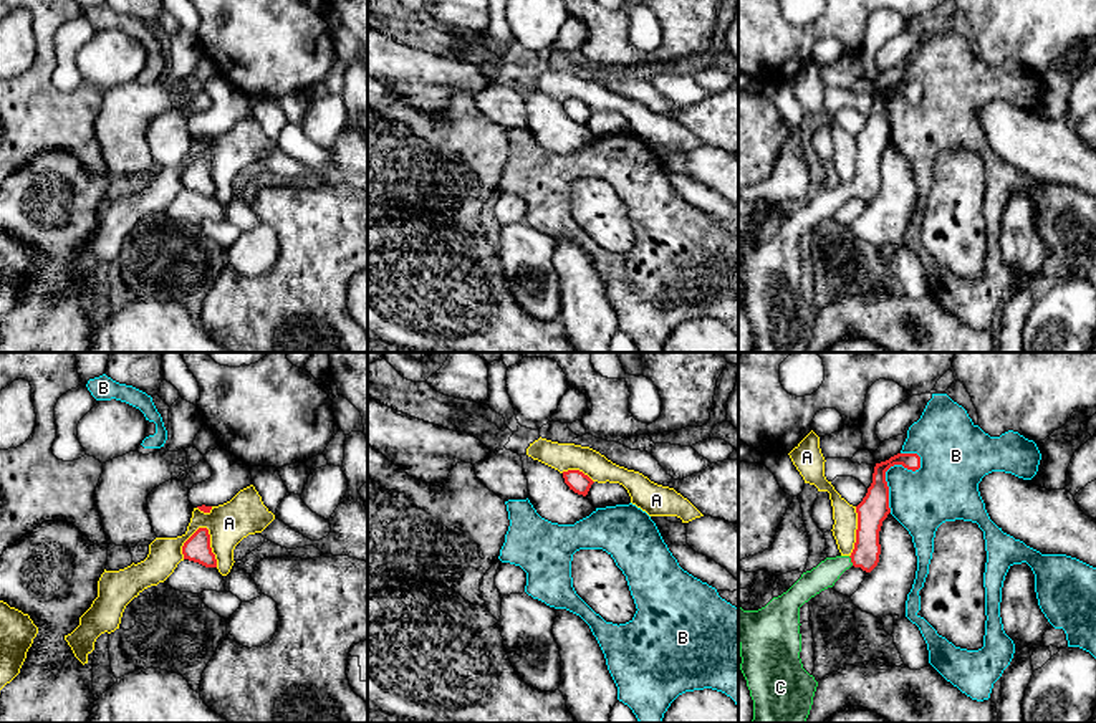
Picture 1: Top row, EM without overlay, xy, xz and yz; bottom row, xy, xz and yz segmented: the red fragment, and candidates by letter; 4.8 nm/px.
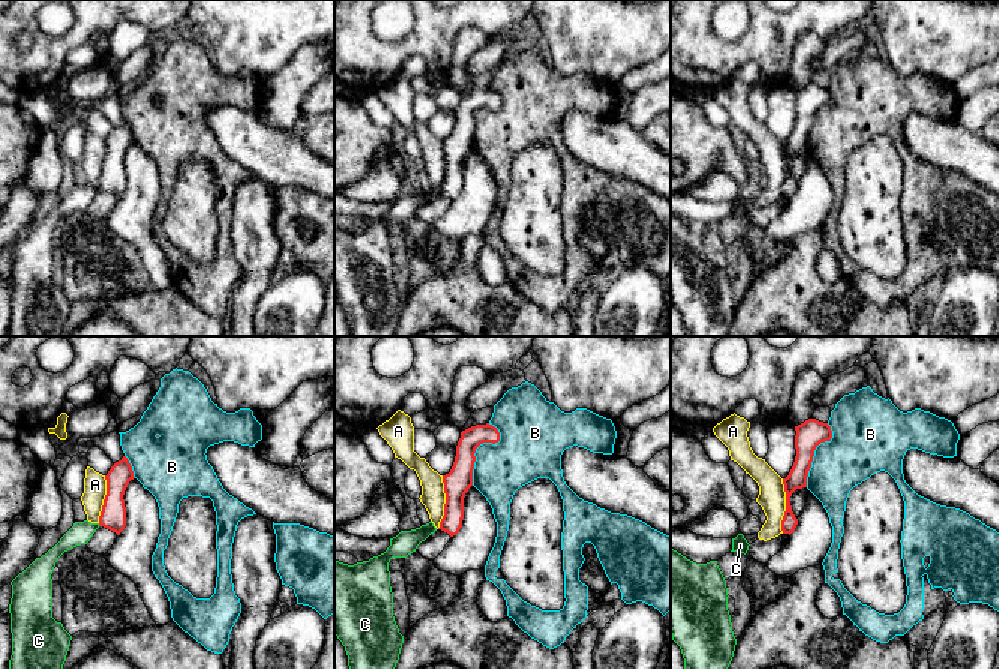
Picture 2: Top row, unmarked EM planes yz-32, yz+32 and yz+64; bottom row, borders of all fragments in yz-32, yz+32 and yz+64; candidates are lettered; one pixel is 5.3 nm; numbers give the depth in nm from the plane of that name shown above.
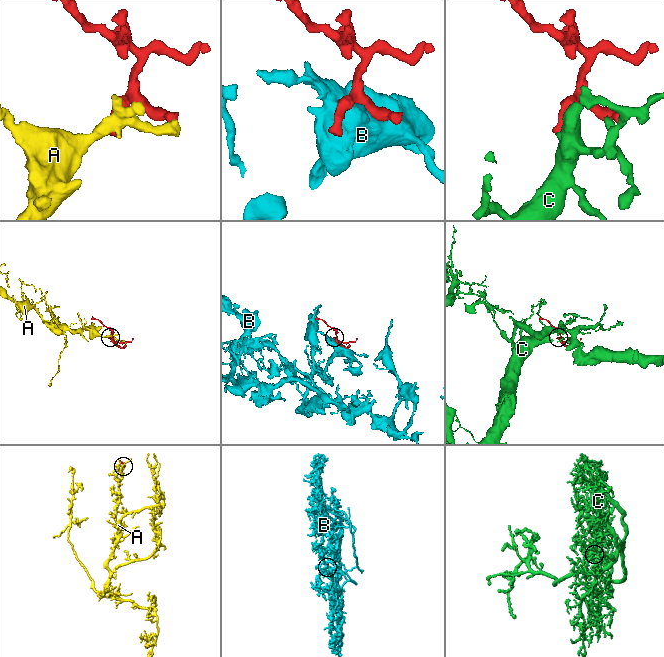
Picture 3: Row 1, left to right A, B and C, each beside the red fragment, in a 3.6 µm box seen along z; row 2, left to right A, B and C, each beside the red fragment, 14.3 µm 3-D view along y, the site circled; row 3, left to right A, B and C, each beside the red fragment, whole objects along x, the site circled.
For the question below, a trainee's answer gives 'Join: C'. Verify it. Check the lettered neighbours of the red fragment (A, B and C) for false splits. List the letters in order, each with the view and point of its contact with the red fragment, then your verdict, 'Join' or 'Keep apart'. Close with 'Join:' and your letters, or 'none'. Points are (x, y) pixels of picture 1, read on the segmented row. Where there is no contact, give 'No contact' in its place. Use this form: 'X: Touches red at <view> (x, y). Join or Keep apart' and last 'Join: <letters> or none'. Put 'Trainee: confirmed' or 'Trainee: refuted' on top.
Trainee: confirmed
A: Touches red at xy (209, 545). Keep apart
B: Touches red at yz (889, 467). Keep apart
C: Touches red at yz (851, 561). Join
Join: C

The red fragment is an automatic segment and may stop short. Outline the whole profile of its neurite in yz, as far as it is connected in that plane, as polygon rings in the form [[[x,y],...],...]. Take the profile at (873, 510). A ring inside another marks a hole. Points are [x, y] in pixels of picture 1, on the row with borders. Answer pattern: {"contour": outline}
{"contour": [[[897,453],[876,463],[872,483],[856,506],[856,543],[849,556],[826,558],[758,610],[738,606],[740,670],[753,700],[752,723],[806,723],[818,682],[800,658],[800,607],[833,587],[851,566],[866,572],[877,566],[879,531],[891,513],[886,472],[894,465],[916,472],[921,468],[921,457]]]}

